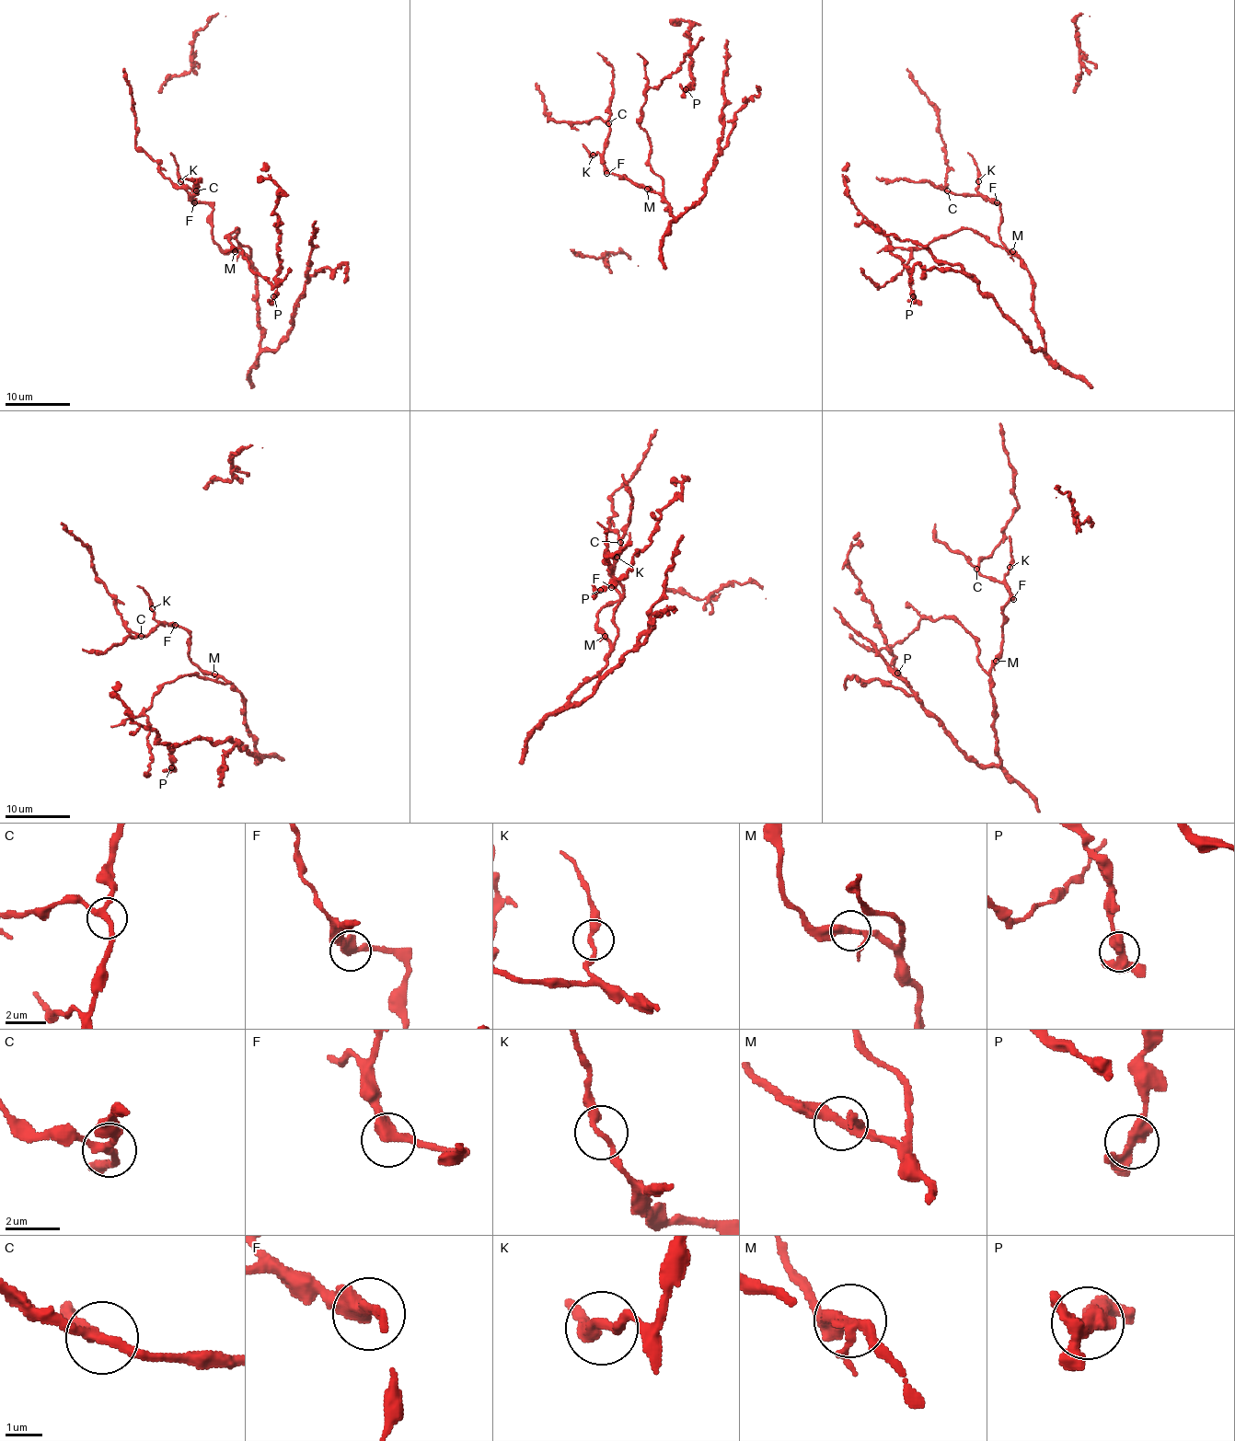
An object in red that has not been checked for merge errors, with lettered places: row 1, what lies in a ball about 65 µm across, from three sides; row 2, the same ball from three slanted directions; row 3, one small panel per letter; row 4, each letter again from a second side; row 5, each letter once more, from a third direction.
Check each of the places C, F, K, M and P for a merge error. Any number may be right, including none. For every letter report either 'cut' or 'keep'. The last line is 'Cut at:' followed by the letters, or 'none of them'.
C: keep
F: keep
K: keep
M: keep
P: keep
Cut at: none of them

